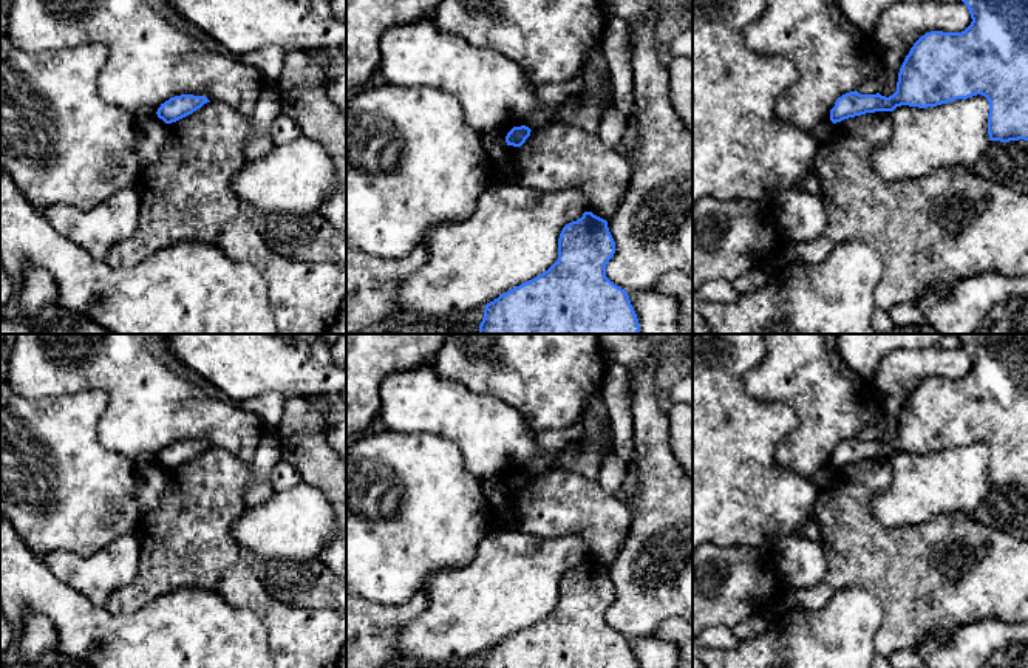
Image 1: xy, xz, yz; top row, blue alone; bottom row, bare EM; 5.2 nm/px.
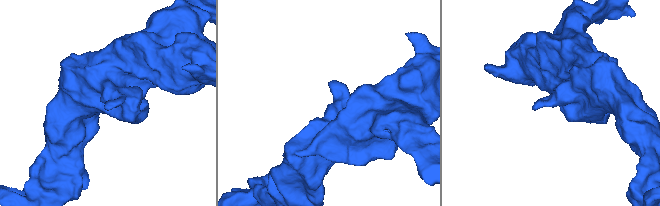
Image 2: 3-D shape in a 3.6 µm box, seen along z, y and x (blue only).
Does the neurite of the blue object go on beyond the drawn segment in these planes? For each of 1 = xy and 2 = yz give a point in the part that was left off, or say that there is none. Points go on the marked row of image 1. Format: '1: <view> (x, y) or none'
1: none
2: none

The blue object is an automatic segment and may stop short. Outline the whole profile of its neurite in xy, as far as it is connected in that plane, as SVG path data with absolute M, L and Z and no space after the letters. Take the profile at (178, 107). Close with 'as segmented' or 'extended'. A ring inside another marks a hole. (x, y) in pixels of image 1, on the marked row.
M181 94L181 96L170 97L164 104L161 104L156 114L165 124L172 124L192 114L207 102L210 101L204 96Z; as segmented

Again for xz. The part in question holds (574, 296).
M584 212L581 218L563 227L558 238L558 260L547 271L485 305L479 334L640 334L628 291L606 277L606 264L614 254L615 241L608 221Z; as segmented

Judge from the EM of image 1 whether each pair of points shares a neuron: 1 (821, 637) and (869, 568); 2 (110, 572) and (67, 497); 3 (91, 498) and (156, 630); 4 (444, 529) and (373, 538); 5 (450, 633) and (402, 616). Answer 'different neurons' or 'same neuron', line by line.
1: different neurons
2: different neurons
3: different neurons
4: same neuron
5: different neurons

